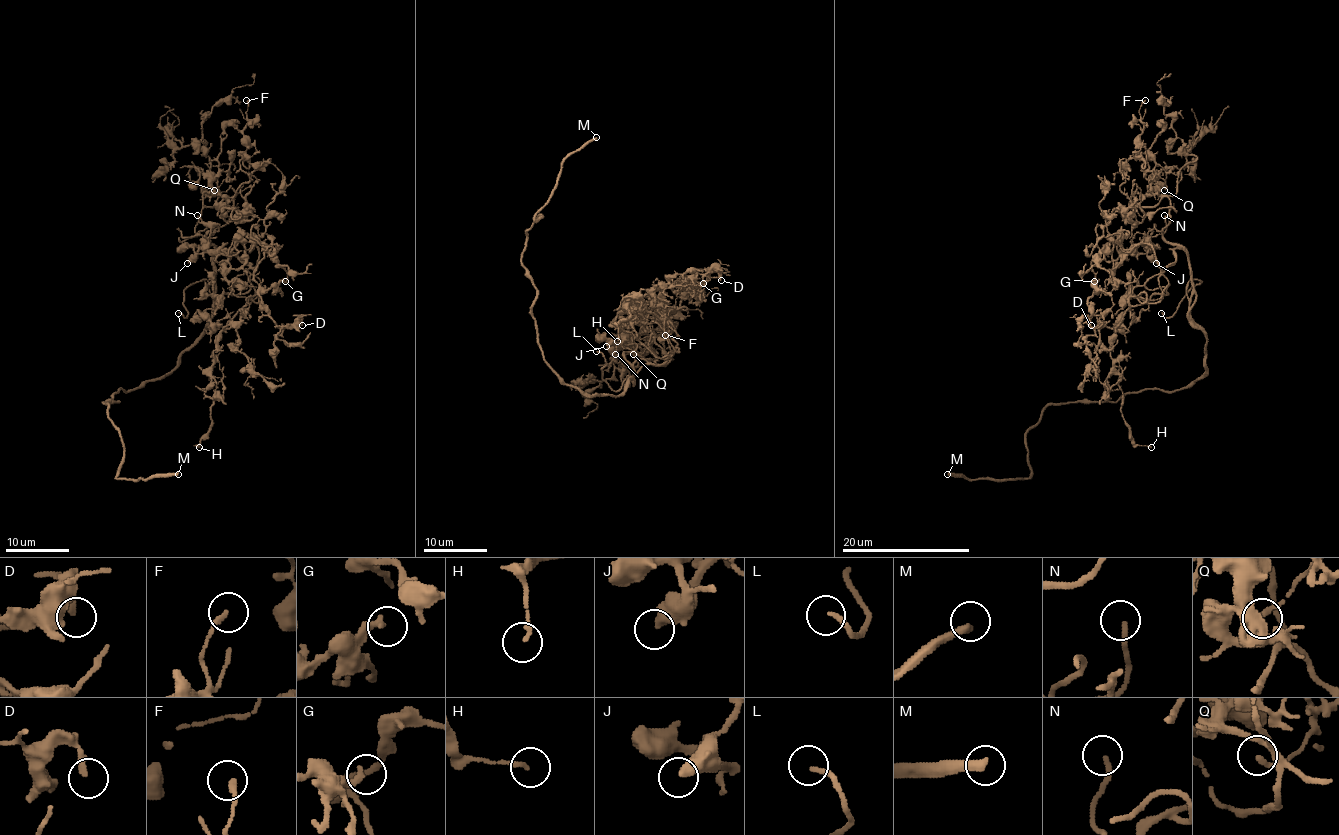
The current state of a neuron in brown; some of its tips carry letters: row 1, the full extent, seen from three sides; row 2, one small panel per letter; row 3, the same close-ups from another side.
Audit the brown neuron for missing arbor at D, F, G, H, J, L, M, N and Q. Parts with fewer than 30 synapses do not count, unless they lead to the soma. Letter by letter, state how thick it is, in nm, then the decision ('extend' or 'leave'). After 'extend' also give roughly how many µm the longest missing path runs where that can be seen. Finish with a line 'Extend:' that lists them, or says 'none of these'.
D: calibre 200 nm; leave
F: calibre 190 nm; leave
G: calibre 280 nm; leave
H: calibre 170 nm; leave
J: calibre 480 nm; leave
L: calibre 170 nm; extend; missing 30 µm
M: calibre 340 nm; extend; missing 30 µm
N: calibre 190 nm; extend; missing 10 µm
Q: calibre 110 nm; leave
Extend: L, M, N

